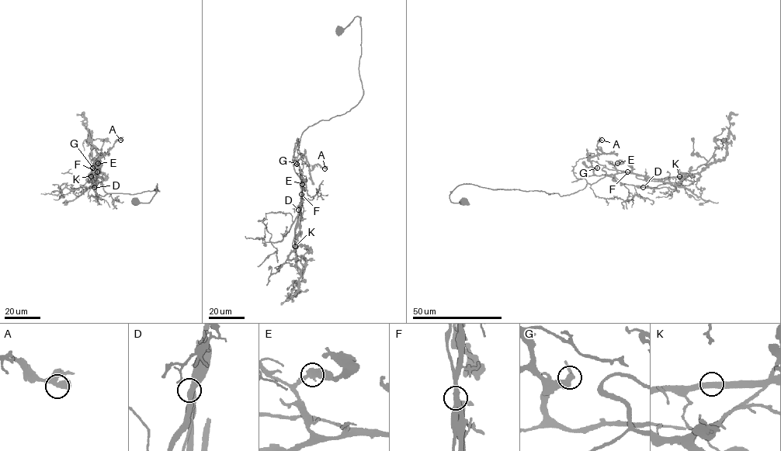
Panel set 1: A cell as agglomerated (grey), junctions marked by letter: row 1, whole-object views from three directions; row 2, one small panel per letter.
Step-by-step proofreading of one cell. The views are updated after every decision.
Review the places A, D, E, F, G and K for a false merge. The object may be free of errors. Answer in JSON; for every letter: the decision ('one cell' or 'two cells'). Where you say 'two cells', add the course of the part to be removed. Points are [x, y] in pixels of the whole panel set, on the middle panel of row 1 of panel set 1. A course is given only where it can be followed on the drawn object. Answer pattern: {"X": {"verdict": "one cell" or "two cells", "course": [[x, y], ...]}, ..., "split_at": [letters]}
{"A": {"verdict": "one cell"}, "D": {"verdict": "one cell"}, "E": {"verdict": "one cell"}, "F": {"verdict": "two cells", "course": [[301, 194], [296, 158], [302, 133], [348, 112], [363, 95], [360, 18], [336, 32]]}, "G": {"verdict": "one cell"}, "K": {"verdict": "one cell"}, "split_at": ["F"]}

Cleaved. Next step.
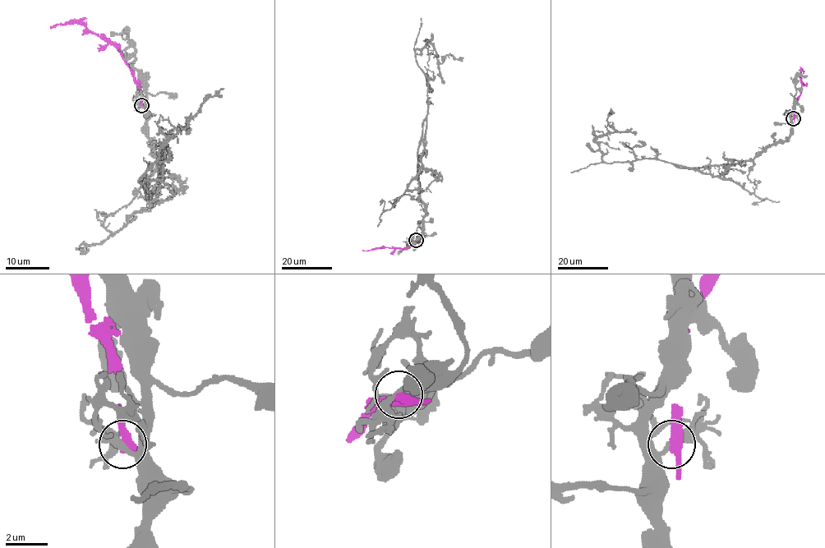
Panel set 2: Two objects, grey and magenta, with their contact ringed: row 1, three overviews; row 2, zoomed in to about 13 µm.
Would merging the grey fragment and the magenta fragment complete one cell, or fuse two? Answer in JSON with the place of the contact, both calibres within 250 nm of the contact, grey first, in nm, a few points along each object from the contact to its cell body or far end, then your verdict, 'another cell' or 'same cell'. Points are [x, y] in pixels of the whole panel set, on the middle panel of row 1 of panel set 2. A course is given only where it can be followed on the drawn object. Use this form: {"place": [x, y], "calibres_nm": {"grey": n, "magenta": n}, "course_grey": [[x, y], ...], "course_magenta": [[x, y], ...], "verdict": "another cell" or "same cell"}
{"place": [416, 240], "calibres_nm": {"grey": 280, "magenta": 360}, "course_grey": [[415, 241], [425, 214], [418, 146], [428, 98], [415, 52], [430, 43], [440, 63], [449, 54], [463, 57]], "course_magenta": [[415, 241], [407, 247], [362, 250]], "verdict": "another cell"}

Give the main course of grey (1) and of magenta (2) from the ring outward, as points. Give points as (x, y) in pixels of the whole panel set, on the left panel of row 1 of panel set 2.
1: (140, 106), (157, 153), (145, 184), (152, 191), (162, 174), (140, 182), (159, 150), (223, 88)
2: (140, 106), (139, 83), (133, 76), (133, 71), (112, 44), (76, 23), (53, 25), (50, 28)

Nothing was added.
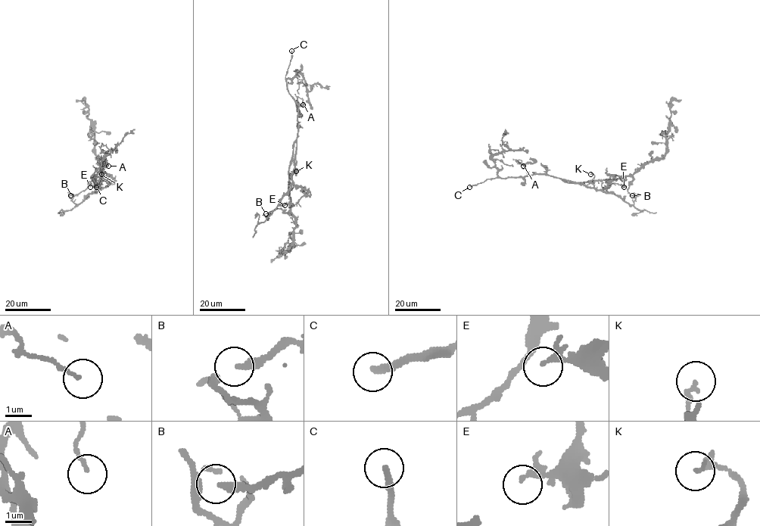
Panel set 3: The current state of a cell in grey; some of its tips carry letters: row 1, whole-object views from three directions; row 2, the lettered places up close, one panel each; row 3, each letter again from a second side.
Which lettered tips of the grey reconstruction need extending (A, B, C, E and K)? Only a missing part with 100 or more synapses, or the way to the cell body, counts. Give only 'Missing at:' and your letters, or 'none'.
Missing at: C

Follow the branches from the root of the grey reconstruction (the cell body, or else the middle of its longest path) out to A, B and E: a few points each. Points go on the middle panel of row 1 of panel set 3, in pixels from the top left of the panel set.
A: (291, 159), (297, 133), (296, 100), (298, 98), (303, 100), (303, 104)
B: (291, 159), (289, 214), (279, 208), (266, 213)
E: (291, 159), (294, 166), (292, 184), (289, 201), (284, 205)

